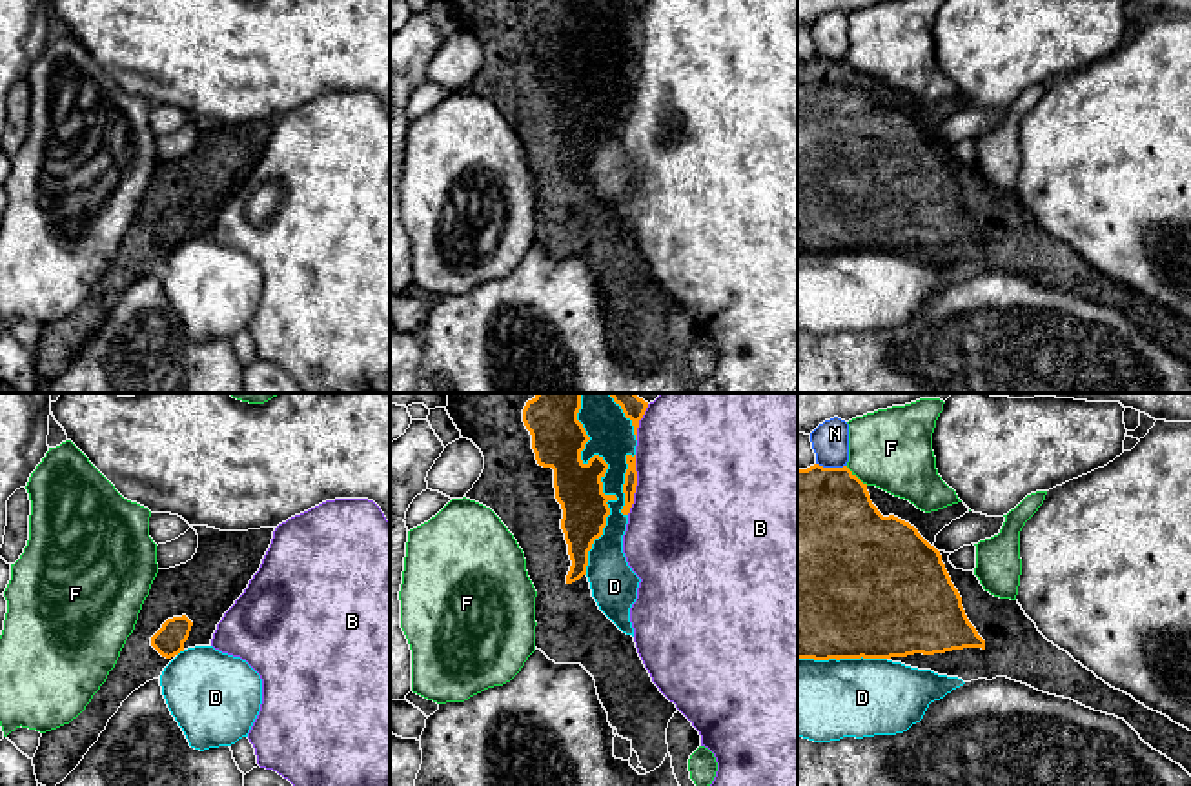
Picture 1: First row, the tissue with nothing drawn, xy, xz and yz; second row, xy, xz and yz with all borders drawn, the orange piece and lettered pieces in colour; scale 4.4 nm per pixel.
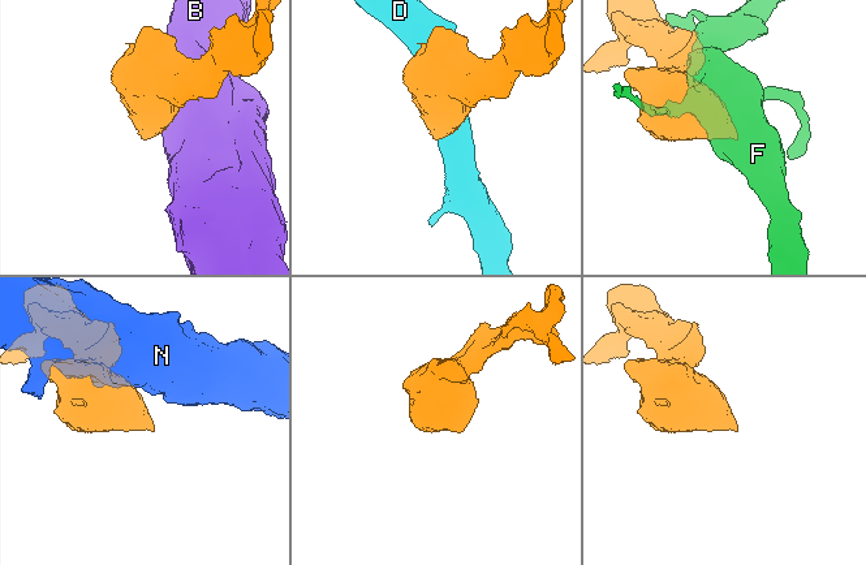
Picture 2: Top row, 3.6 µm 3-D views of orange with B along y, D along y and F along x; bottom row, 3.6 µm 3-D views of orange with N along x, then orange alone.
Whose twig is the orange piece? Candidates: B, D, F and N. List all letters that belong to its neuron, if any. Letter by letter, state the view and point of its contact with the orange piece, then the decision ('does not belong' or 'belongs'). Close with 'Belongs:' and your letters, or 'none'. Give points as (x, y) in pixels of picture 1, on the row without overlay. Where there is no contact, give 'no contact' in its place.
B: meets orange in xz at (636, 77); does not belong
D: meets orange in xz at (601, 79); does not belong
F: meets orange in yz at (855, 68); does not belong
N: meets orange in yz at (831, 60); does not belong
Belongs: none

